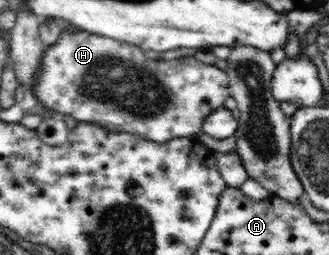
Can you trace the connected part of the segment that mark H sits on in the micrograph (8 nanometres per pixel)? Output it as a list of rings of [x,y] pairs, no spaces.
[[[75,27],[74,31],[64,29],[52,45],[46,46],[35,82],[29,89],[38,105],[36,110],[43,115],[96,123],[110,131],[126,131],[156,143],[182,137],[196,138],[204,117],[223,107],[230,95],[228,74],[214,65],[201,65],[194,58],[163,61],[157,56],[146,53],[140,46],[89,34],[80,28]]]

